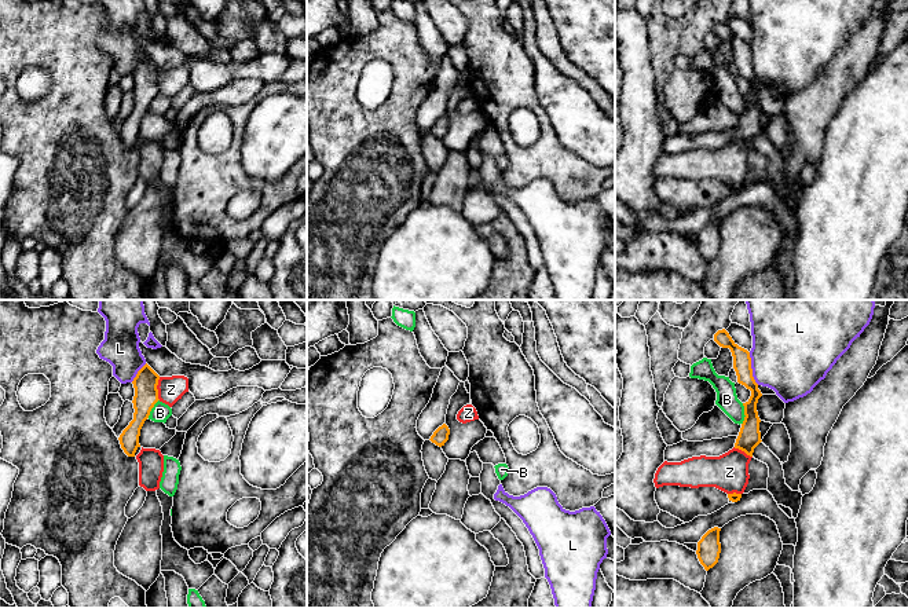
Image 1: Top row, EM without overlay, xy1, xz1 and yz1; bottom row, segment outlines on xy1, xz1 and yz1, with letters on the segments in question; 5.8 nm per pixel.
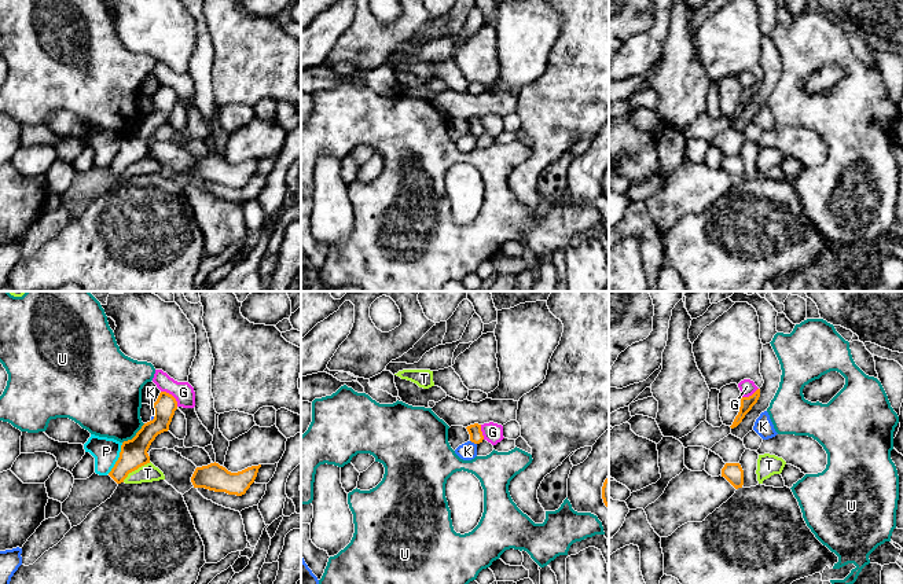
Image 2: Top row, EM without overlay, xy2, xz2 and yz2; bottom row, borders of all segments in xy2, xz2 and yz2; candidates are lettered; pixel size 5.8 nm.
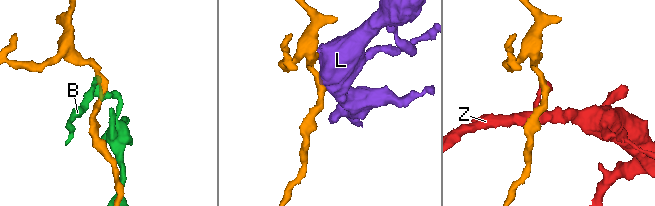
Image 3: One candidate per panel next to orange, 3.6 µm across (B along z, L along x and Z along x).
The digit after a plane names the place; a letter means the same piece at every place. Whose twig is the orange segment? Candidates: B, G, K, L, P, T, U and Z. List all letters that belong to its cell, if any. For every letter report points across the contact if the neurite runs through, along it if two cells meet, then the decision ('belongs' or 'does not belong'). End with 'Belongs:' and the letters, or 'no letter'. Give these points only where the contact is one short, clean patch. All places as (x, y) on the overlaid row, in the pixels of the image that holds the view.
B: does not belong
G: along xy2 (161, 390), (171, 395), (177, 406) | does not belong
K: along xz2 (470, 440), (476, 444) | does not belong
L: does not belong
P: along xy2 (123, 443), (120, 456), (107, 473) | does not belong
T: along xy2 (150, 462), (132, 470), (123, 481) | does not belong
U: does not belong
Z: does not belong
Belongs: no letter

